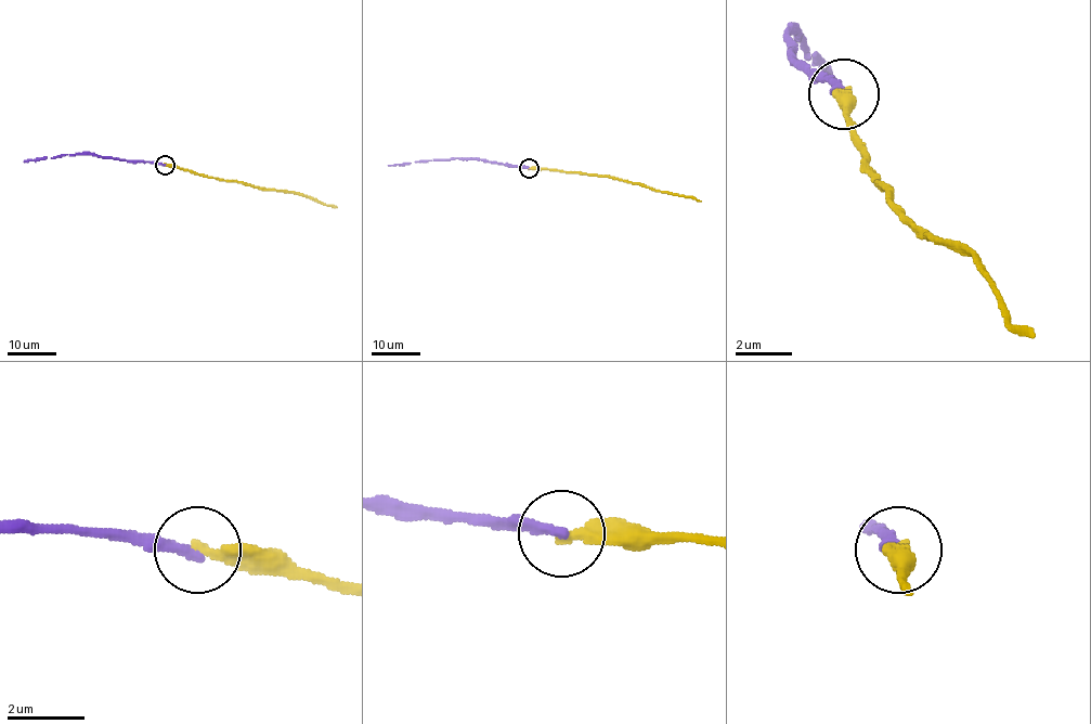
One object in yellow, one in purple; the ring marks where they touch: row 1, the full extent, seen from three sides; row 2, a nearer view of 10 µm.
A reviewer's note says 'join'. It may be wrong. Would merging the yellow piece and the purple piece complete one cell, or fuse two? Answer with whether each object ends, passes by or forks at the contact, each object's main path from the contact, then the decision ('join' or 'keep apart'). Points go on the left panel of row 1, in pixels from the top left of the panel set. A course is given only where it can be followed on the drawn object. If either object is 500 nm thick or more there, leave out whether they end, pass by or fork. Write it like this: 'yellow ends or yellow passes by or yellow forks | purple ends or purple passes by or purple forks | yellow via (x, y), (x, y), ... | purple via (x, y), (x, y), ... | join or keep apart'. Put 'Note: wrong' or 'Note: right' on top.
Note: wrong
yellow ends | purple ends | yellow via (165, 164), (267, 190), (302, 194), (337, 207) | purple via (165, 164), (91, 154), (61, 154), (24, 162) | keep apart

